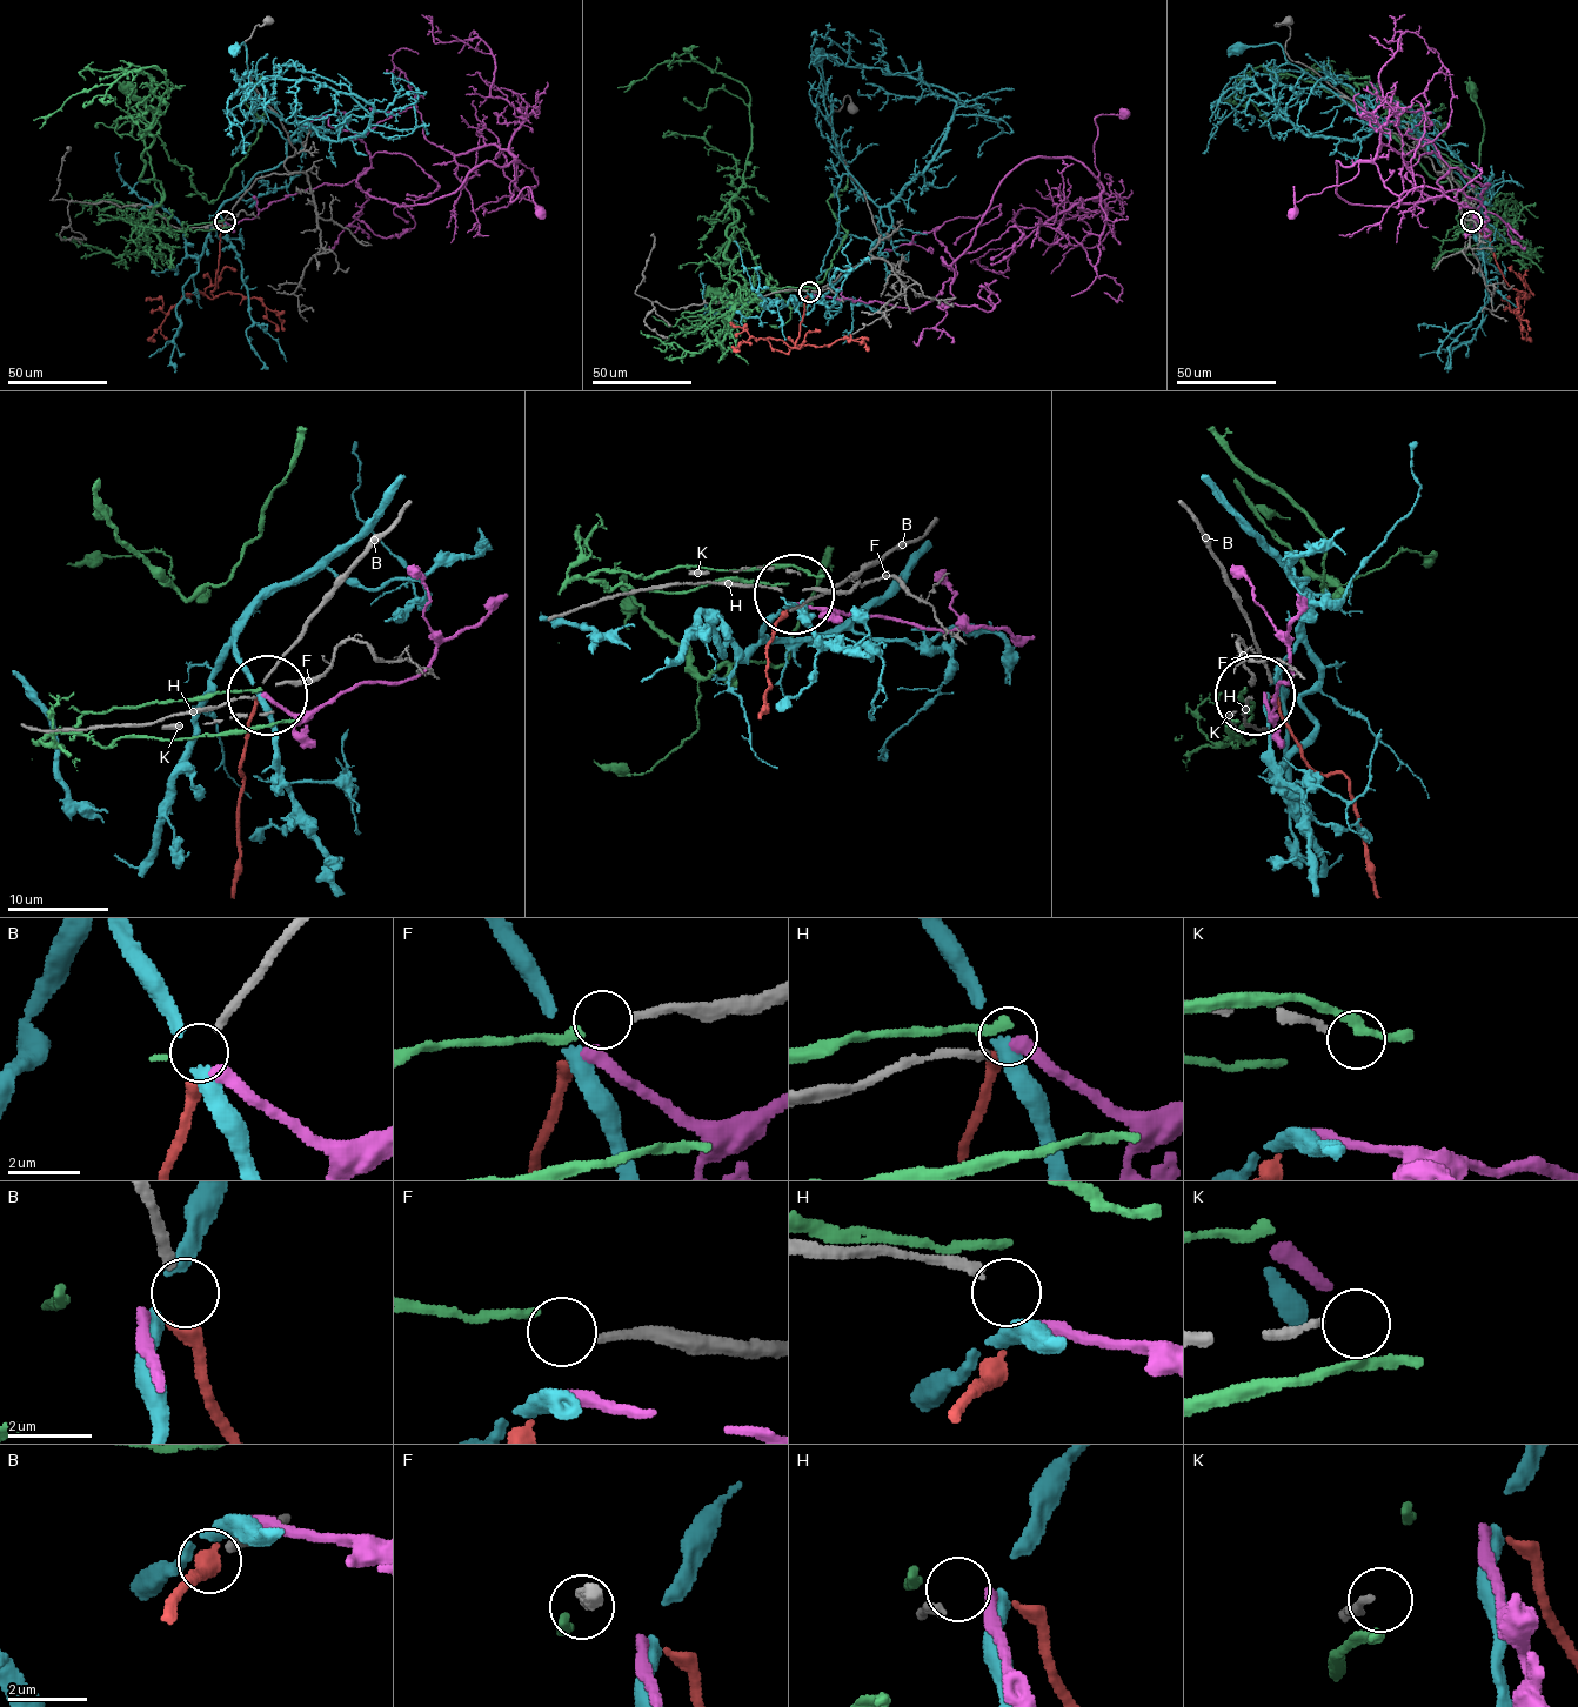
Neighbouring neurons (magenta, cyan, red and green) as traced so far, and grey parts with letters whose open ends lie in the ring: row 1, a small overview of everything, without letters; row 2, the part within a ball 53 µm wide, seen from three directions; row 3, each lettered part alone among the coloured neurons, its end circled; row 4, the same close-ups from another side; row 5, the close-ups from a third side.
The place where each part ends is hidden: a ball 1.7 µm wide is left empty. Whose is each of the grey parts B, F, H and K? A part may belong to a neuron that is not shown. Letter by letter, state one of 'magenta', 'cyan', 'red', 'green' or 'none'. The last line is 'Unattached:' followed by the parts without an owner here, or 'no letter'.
B: red
F: green
H: magenta
K: none
Unattached: K

